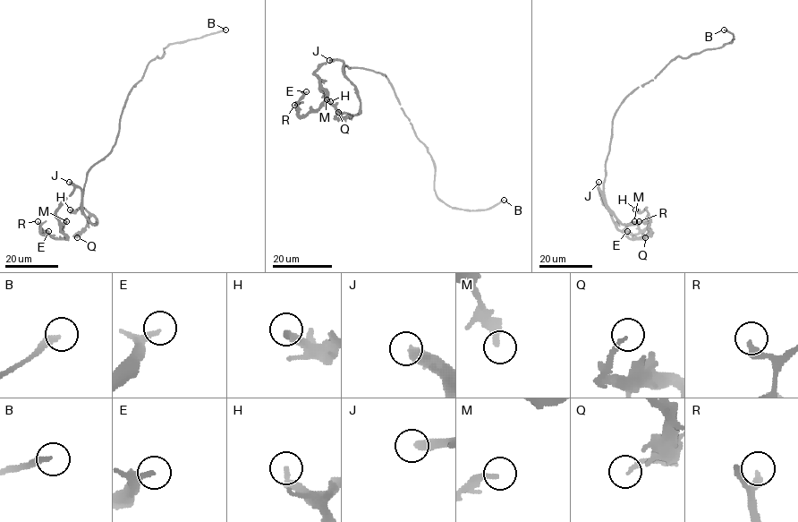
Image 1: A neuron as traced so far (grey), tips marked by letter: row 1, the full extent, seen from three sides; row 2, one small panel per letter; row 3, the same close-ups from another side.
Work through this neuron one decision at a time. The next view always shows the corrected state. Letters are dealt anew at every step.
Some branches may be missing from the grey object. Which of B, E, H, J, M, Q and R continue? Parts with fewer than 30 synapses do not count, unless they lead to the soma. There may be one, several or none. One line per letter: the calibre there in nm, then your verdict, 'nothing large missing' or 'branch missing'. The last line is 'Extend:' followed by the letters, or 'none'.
B: 180 nm | branch missing
E: 190 nm | nothing large missing
H: 320 nm | branch missing
J: 440 nm | nothing large missing
M: 240 nm | nothing large missing
Q: 160 nm | nothing large missing
R: 320 nm | branch missing
Extend: B, H, R

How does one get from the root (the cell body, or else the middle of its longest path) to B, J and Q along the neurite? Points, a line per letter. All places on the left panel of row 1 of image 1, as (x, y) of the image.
B: (120, 125), (128, 95), (141, 80), (147, 65), (164, 55), (165, 47), (225, 29)
J: (120, 125), (112, 149), (89, 171), (83, 192), (69, 182)
Q: (120, 125), (115, 144), (90, 168), (84, 187), (82, 213), (97, 223), (91, 215), (77, 237)

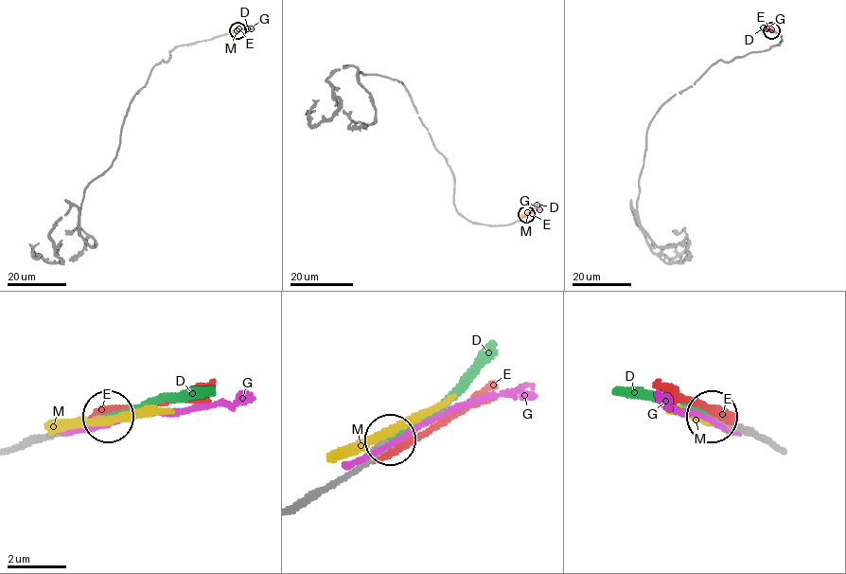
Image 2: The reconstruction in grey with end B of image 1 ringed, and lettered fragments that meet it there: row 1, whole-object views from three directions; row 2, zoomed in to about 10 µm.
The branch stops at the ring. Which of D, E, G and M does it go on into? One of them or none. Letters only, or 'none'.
D

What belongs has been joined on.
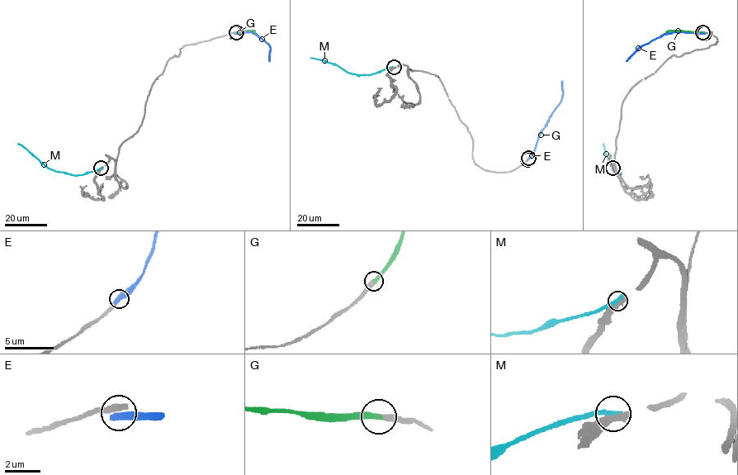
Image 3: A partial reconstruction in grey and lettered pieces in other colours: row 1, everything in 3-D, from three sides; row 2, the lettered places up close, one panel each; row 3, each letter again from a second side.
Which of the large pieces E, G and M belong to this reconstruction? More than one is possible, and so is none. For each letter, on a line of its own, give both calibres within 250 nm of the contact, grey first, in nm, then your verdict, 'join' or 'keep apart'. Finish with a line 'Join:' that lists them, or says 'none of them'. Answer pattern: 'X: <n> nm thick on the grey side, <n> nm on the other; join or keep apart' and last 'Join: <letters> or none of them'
E: 460 nm thick on the grey side, 500 nm on the other; keep apart
G: 340 nm thick on the grey side, 320 nm on the other; join
M: 500 nm thick on the grey side, 360 nm on the other; keep apart
Join: G

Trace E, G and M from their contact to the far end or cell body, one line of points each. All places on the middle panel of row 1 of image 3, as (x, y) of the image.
E: (527, 159), (533, 152), (538, 133), (559, 103), (561, 81)
G: (528, 158), (547, 121)
M: (394, 67), (371, 74), (350, 73), (324, 59), (310, 58)

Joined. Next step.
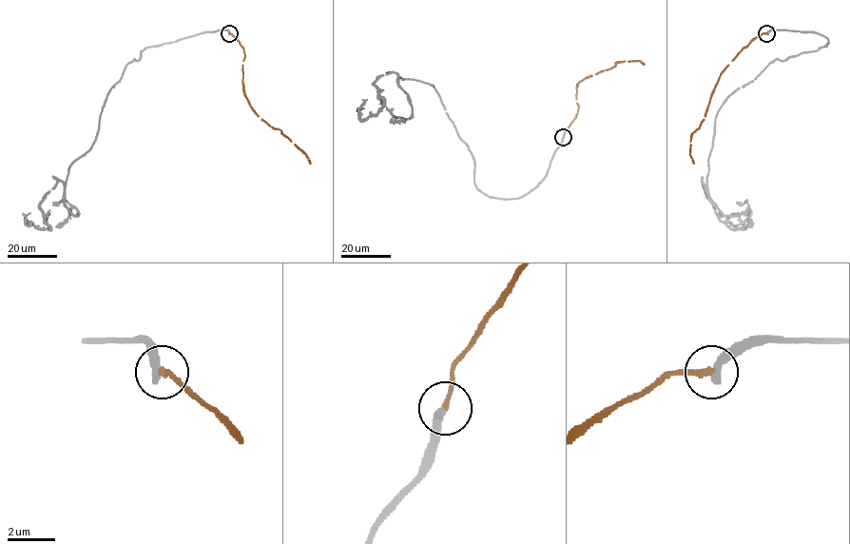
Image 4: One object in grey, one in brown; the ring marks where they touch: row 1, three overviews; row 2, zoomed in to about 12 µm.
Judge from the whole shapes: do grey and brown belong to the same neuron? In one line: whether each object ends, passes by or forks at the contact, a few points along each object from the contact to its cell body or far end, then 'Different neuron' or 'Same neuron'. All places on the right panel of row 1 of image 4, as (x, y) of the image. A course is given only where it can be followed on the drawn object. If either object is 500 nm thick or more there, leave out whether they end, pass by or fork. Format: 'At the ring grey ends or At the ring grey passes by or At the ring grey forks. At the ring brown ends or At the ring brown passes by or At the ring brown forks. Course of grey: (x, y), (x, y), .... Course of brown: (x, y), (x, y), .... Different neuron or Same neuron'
At the ring grey ends. At the ring brown ends. Course of grey: (767, 33), (828, 42), (775, 59), (717, 112), (701, 182), (721, 221), (748, 223), (728, 223). Course of brown: (767, 33), (762, 33), (744, 47), (720, 75), (704, 119), (691, 135), (690, 154), (694, 164). Different neuron

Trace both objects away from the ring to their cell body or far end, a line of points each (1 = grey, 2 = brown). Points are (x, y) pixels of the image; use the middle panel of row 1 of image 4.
1: (563, 138), (534, 187), (499, 199), (475, 184), (433, 86), (392, 71), (361, 119), (367, 99)
2: (563, 138), (576, 116), (577, 85), (581, 81), (611, 68), (616, 63), (640, 61), (644, 65)

